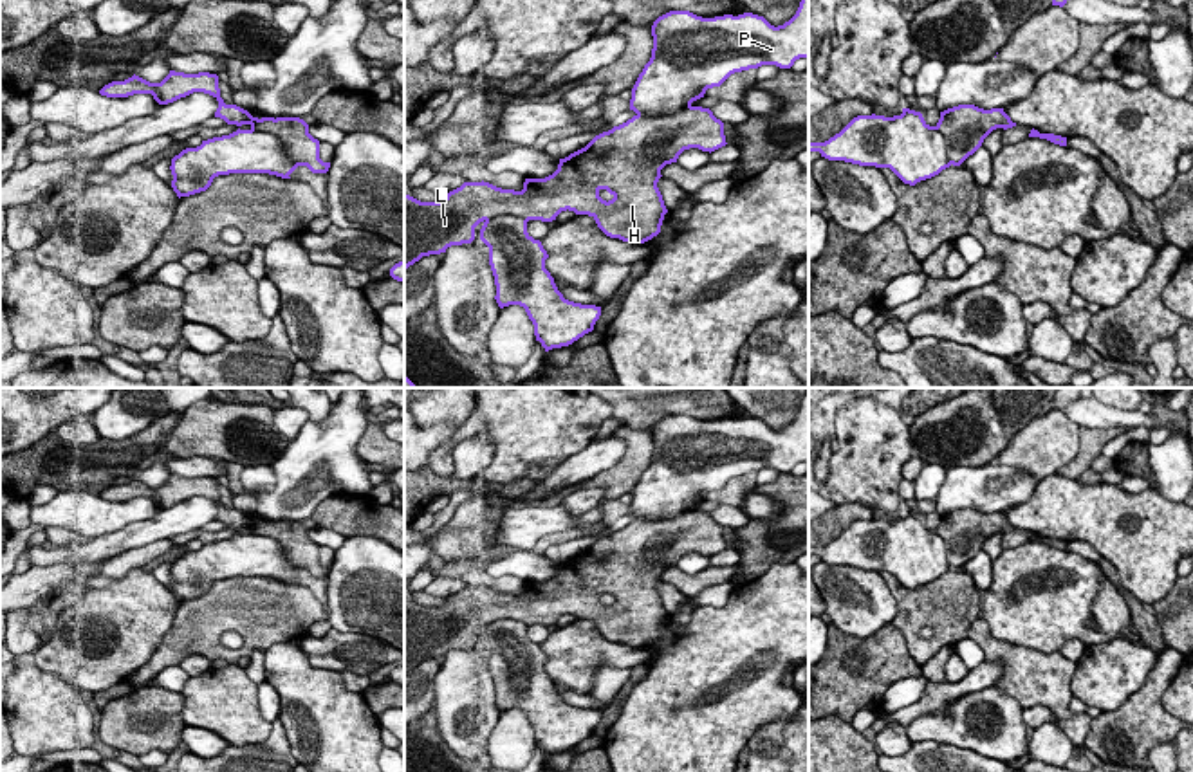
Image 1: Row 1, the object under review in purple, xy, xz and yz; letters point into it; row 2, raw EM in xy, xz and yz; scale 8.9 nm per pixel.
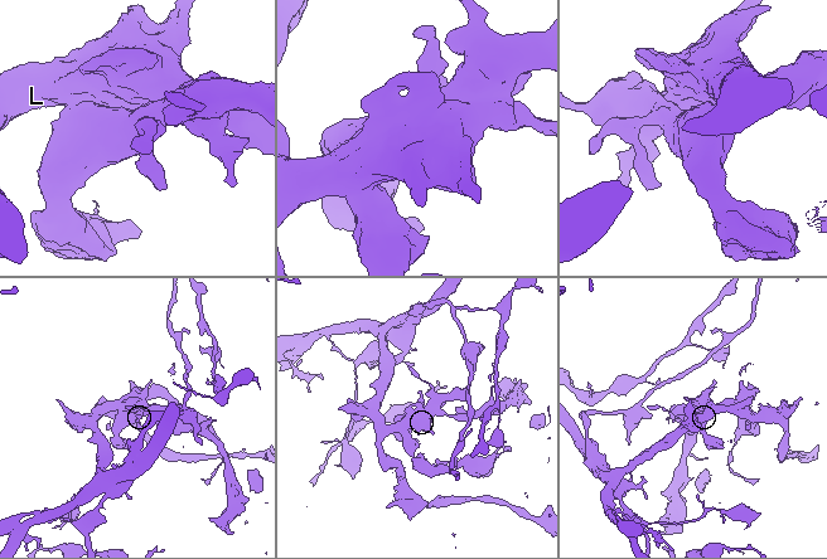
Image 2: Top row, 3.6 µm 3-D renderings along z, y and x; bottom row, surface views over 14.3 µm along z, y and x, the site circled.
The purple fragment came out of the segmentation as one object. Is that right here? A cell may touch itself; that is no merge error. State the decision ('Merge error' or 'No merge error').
Merge error

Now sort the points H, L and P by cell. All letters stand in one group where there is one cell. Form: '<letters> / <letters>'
H L / P

